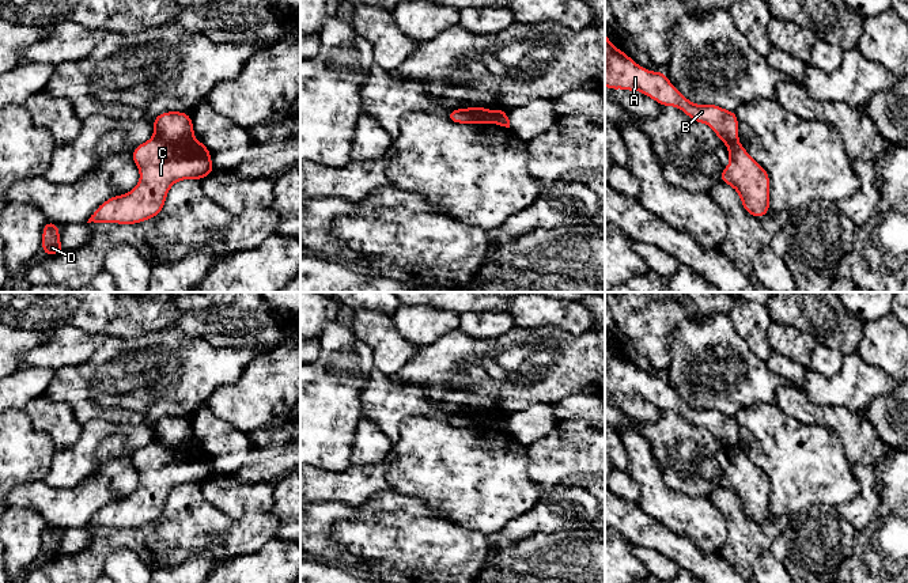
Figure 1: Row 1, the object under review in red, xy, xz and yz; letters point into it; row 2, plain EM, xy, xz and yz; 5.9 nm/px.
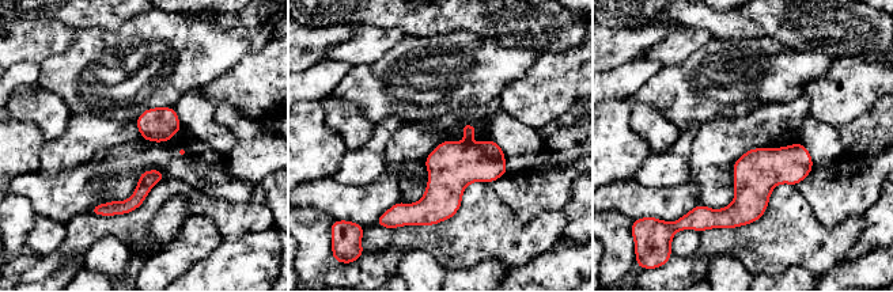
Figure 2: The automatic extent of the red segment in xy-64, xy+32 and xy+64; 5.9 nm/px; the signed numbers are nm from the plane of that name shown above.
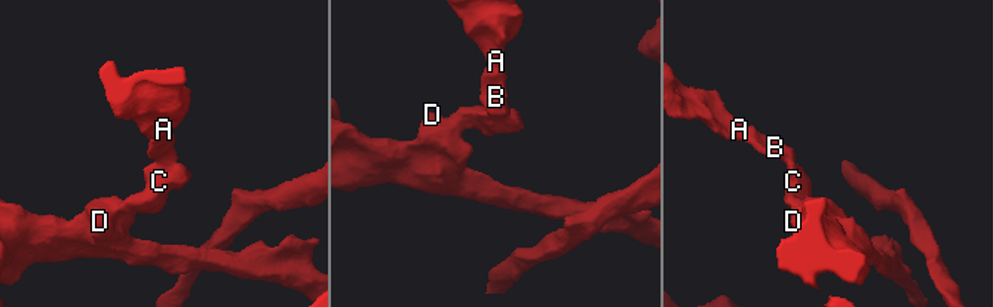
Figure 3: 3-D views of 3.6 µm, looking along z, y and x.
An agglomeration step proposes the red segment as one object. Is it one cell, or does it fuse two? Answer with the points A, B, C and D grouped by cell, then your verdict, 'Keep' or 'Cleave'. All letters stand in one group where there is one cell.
Groups: A B / C D. Cleave

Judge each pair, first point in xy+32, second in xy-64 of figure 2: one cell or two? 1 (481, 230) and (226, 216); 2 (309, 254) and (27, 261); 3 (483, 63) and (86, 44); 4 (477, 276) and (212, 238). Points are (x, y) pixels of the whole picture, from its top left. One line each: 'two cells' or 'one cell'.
1: one cell
2: two cells
3: one cell
4: one cell

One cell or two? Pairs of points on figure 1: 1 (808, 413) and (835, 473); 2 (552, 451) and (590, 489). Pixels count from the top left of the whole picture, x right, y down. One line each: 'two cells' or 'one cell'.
1: two cells
2: one cell

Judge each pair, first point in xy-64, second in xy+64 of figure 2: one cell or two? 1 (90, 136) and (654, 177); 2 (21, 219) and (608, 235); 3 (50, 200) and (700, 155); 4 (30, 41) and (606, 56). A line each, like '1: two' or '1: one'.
1: one
2: one
3: two
4: two

